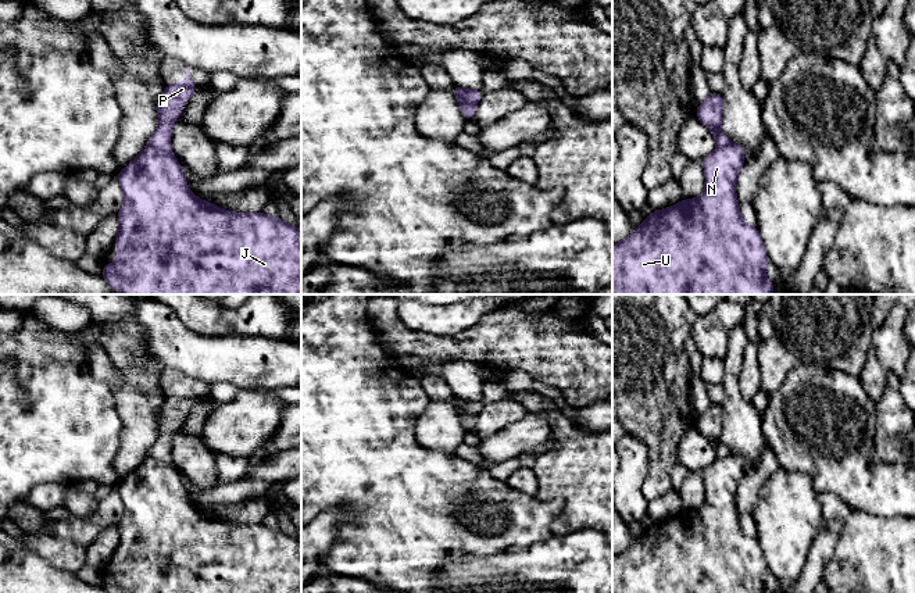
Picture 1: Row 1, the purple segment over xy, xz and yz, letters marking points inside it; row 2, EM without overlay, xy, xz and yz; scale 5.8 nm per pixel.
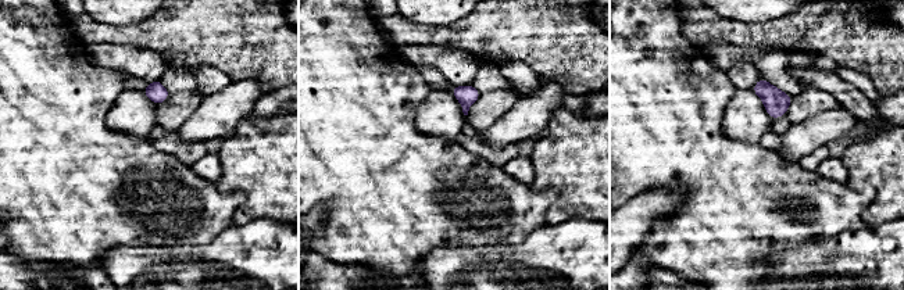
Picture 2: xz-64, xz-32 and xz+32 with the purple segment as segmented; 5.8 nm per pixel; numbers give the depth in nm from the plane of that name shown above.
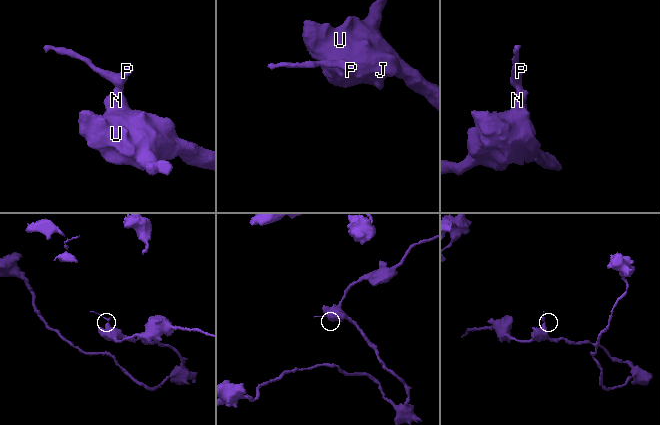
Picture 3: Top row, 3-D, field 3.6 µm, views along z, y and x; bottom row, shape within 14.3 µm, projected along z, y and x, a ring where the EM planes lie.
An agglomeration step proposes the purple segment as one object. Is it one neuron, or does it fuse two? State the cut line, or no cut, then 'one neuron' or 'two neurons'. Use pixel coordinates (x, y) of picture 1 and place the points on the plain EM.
cut in xz along (457, 399), (461, 407), (475, 415); two neurons

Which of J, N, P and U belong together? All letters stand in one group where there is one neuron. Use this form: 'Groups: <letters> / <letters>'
Groups: J N U / P

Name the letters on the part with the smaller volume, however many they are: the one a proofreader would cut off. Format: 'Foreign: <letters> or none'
Foreign: P

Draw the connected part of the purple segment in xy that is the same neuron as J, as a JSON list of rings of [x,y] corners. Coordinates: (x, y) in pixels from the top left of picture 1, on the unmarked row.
[[[146,457],[117,490],[124,514],[117,525],[115,575],[104,572],[101,583],[106,593],[301,593],[301,542],[262,522],[240,525],[203,512],[189,501],[171,461]]]

